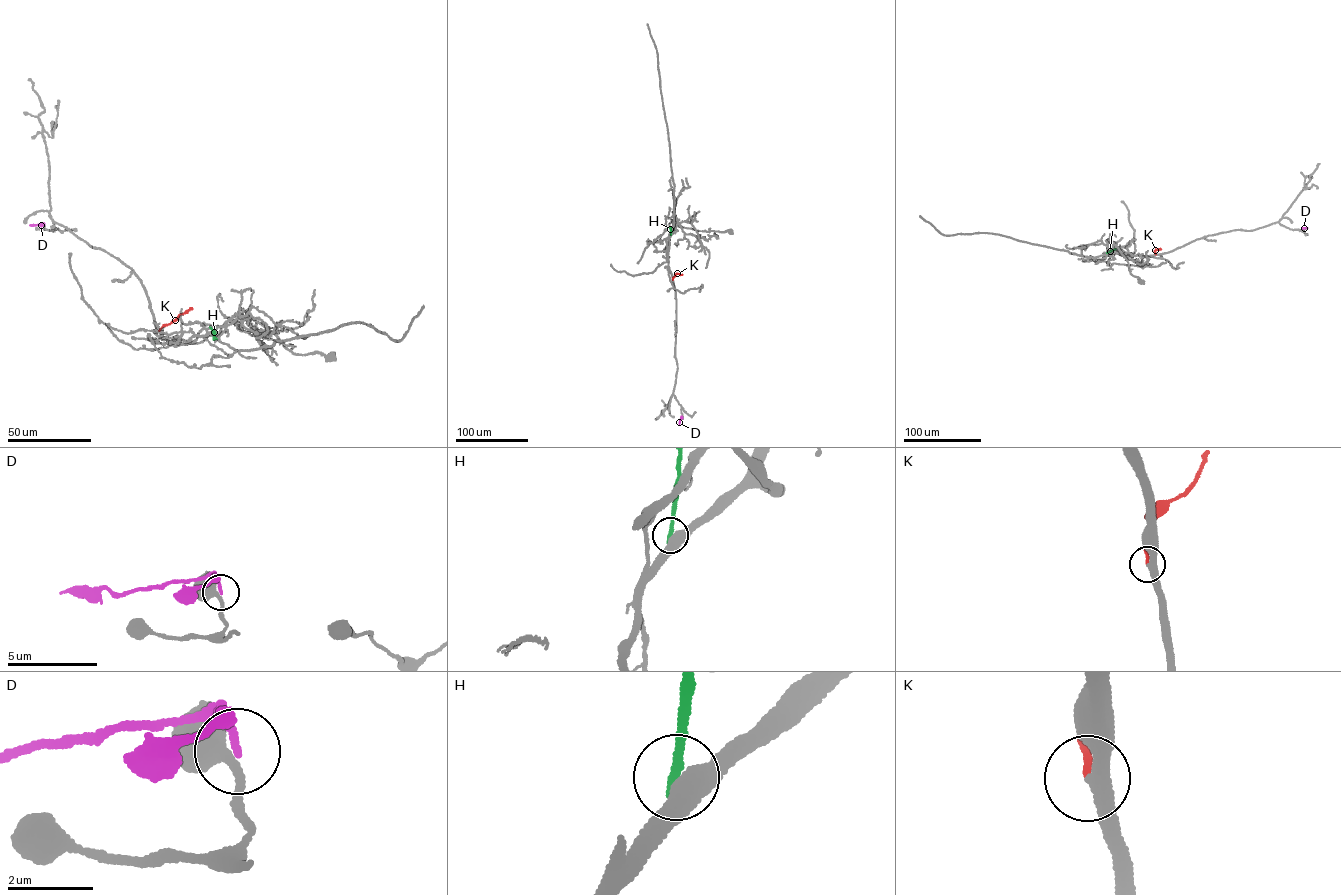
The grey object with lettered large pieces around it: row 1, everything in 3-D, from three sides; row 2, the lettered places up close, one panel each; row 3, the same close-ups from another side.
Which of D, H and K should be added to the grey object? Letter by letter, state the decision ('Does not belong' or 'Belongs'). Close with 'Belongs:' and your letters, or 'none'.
D: Does not belong
H: Does not belong
K: Belongs
Belongs: K

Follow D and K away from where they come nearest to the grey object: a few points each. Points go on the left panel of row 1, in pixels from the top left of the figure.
D: (44, 225), (29, 225)
K: (159, 330), (192, 308)

